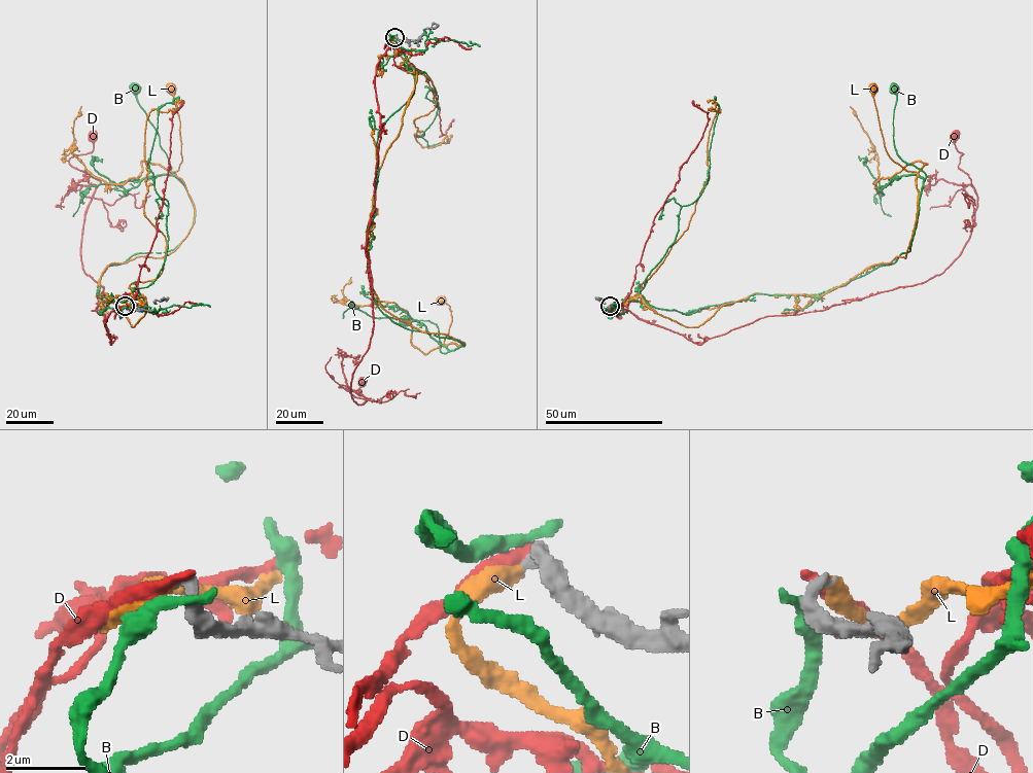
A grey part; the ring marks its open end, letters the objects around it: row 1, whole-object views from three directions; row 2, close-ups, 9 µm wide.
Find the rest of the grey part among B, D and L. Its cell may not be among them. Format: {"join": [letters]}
{"join": ["L"]}

